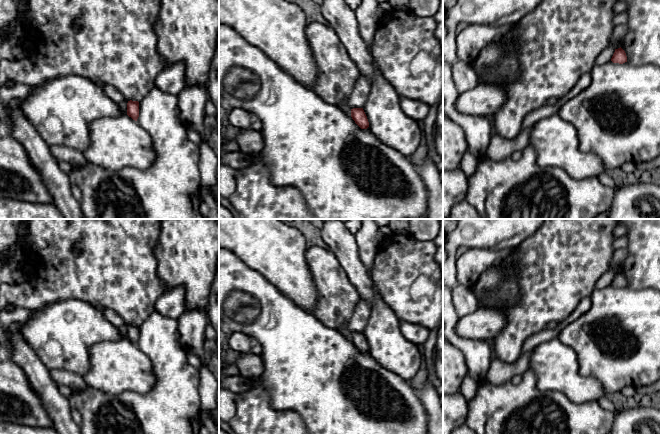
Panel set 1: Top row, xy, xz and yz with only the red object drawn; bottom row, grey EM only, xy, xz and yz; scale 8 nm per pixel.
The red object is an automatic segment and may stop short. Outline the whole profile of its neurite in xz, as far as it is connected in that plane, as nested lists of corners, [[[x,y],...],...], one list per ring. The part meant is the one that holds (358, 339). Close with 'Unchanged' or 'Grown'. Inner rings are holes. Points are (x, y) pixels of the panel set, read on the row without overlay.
[[[361,298],[348,322],[349,331],[351,332],[351,341],[361,353],[367,353],[369,351],[363,330],[368,322],[370,313],[371,306],[367,301]]]. Grown

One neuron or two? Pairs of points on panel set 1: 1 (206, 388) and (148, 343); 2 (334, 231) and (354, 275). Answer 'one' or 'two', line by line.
1: two
2: one

